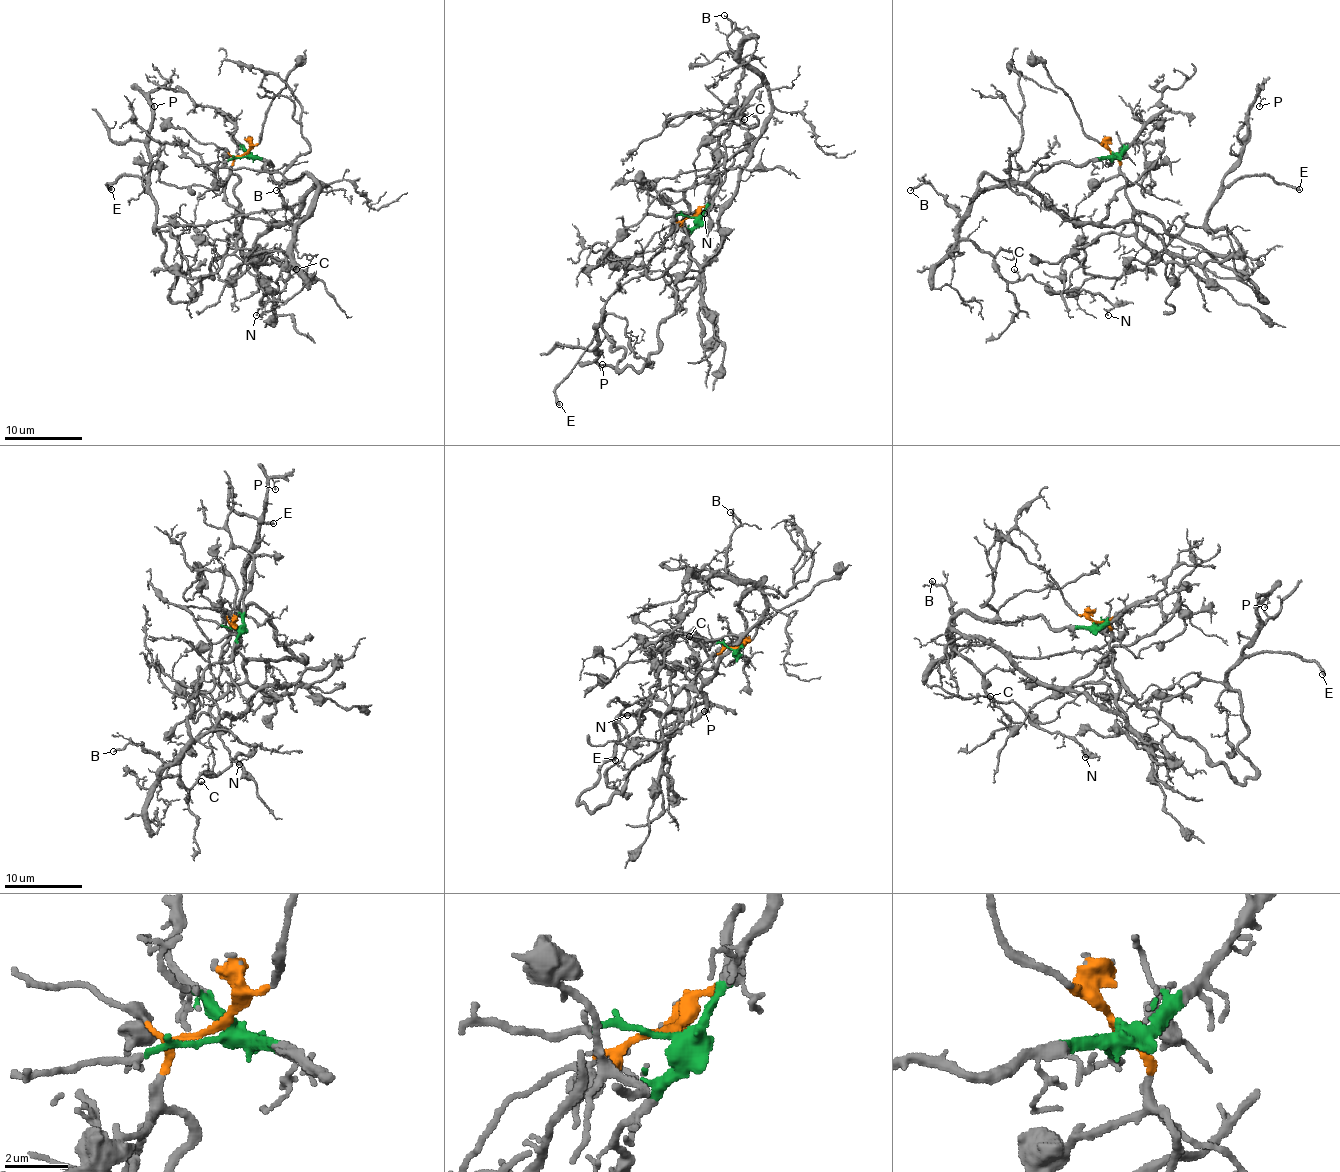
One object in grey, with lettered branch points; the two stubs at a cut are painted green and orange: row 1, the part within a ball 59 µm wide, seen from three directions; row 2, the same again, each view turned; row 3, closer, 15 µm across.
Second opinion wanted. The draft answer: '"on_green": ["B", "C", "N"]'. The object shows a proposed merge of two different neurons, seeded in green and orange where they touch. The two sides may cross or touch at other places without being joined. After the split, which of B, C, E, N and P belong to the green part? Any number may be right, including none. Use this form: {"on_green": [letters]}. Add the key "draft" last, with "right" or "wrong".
{"on_green": ["B", "C", "N"], "draft": "right"}

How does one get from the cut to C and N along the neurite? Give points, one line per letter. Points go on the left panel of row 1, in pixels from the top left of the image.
C: (246, 155), (269, 162), (277, 182), (306, 174), (315, 184), (313, 211), (288, 252), (284, 281), (296, 269)
N: (246, 155), (269, 162), (277, 182), (306, 174), (317, 188), (286, 279), (255, 316)

